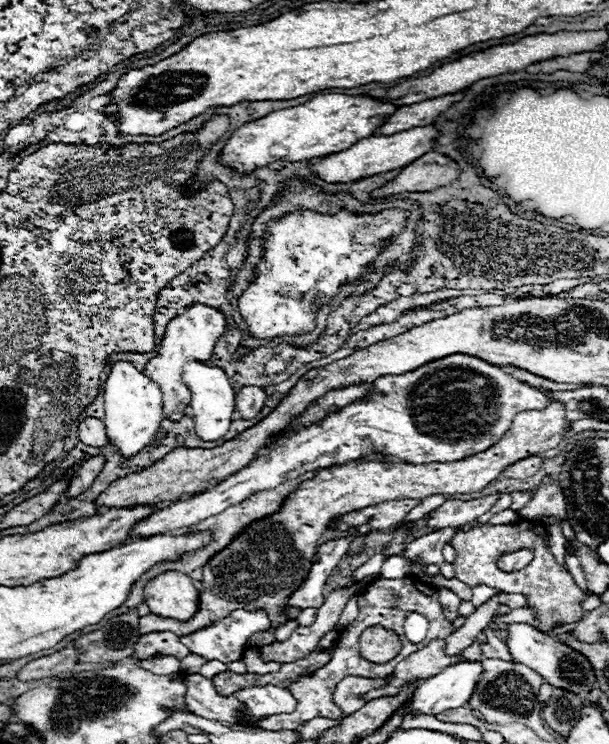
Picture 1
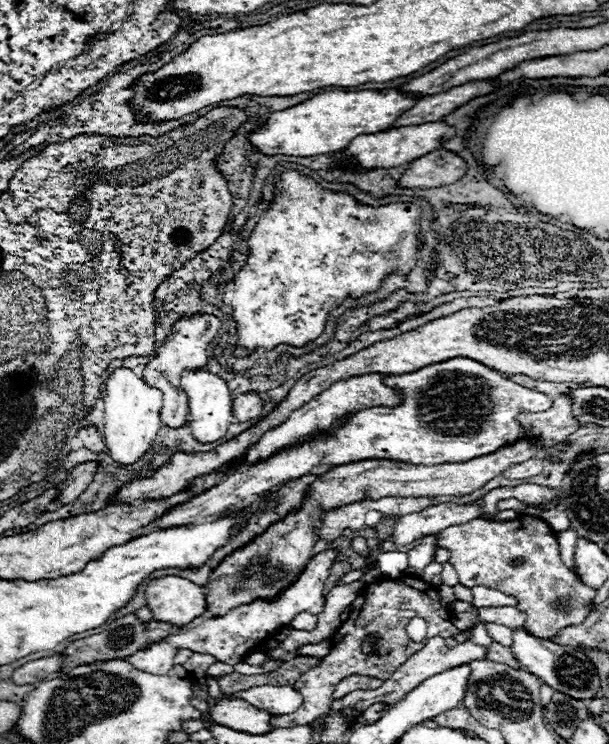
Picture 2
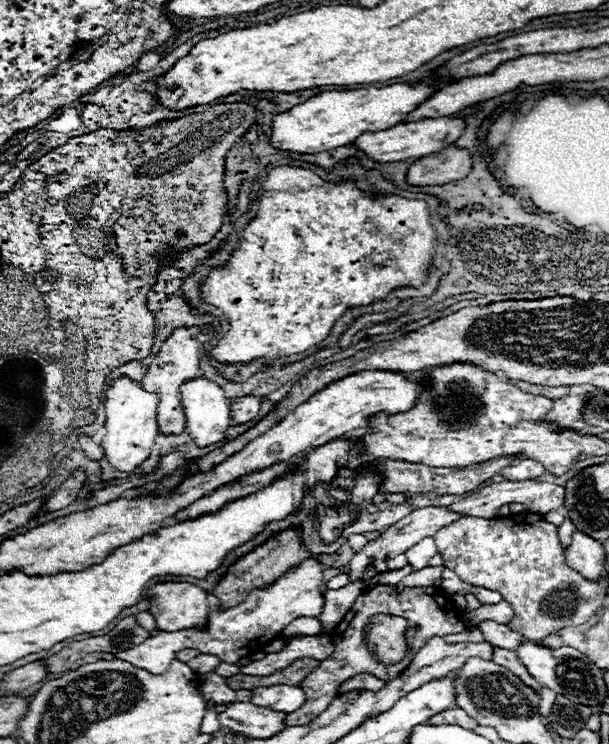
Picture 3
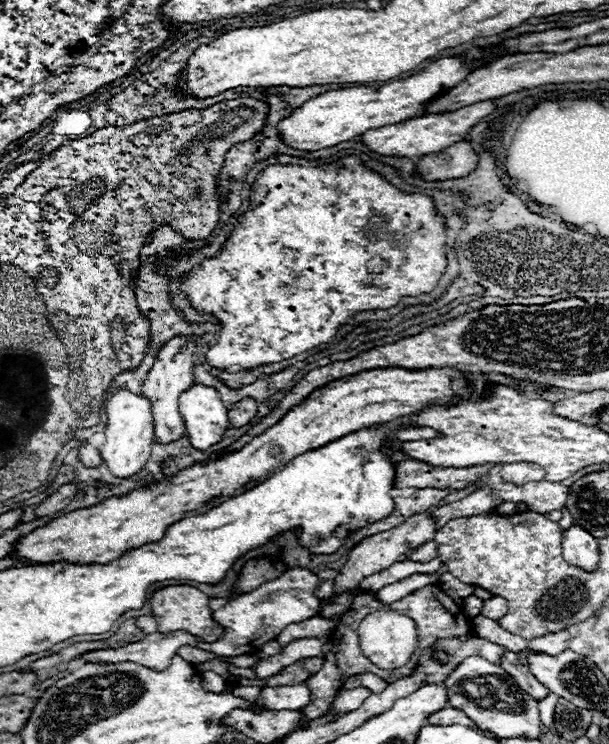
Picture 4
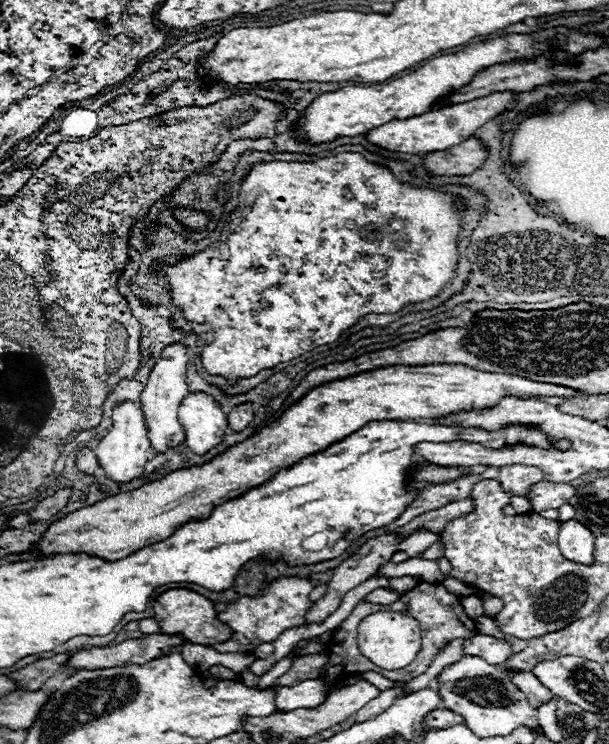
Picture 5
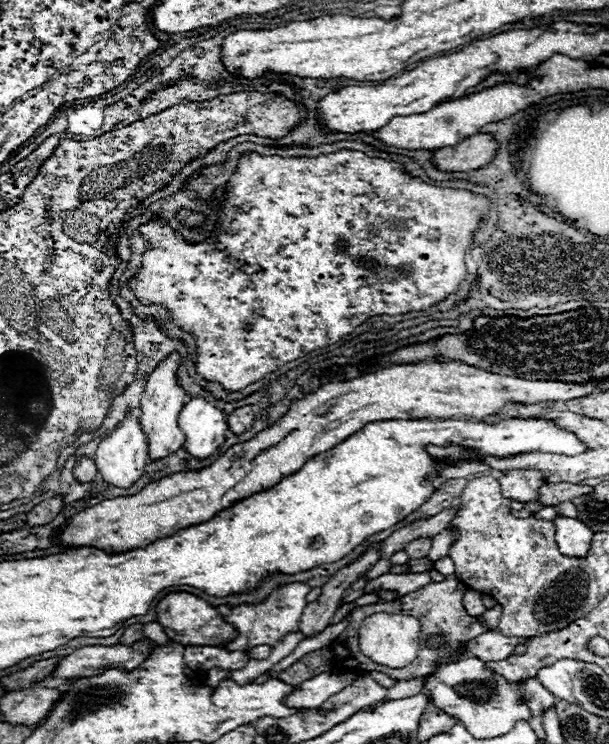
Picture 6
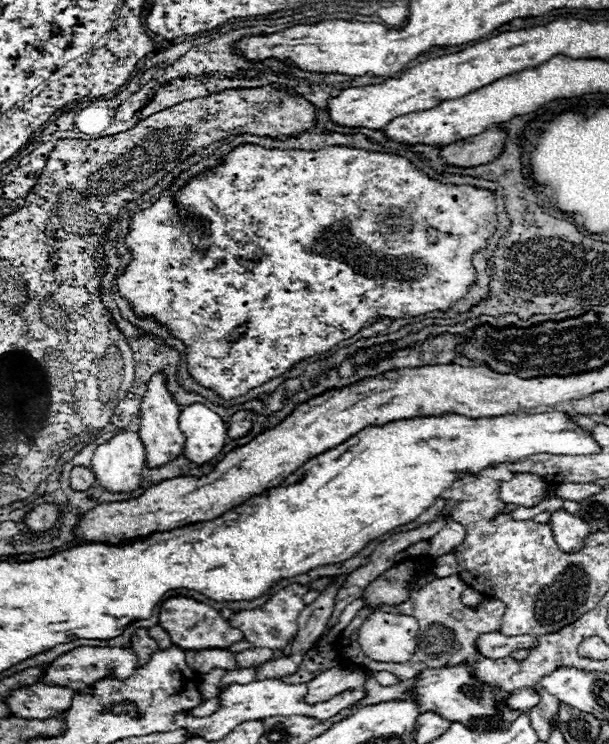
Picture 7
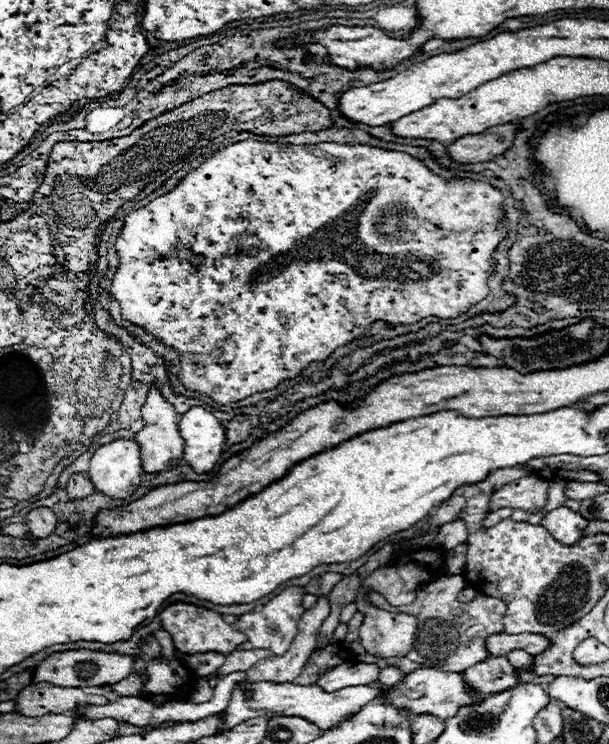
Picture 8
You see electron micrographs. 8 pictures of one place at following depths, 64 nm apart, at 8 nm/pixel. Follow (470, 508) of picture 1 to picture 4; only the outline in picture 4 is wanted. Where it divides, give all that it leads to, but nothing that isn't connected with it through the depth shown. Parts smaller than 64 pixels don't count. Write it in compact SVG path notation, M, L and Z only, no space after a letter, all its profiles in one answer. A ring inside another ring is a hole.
M422 512L422 514L416 514L412 516L408 522L404 522L402 526L396 526L392 530L386 530L386 532L380 532L380 534L374 534L366 540L362 540L350 554L348 554L348 560L346 564L338 570L338 576L334 578L334 592L332 596L338 596L338 594L344 594L346 590L352 590L356 588L366 576L370 574L376 574L384 568L388 568L390 564L396 562L396 558L400 554L410 554L414 552L418 546L426 544L428 540L432 540L432 536L436 534L434 530L434 522L430 520L428 512Z

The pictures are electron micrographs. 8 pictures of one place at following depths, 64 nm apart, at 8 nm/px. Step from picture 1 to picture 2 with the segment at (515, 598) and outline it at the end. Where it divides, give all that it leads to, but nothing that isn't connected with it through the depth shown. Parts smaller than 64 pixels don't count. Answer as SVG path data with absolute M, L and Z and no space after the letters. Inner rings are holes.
M474 586L472 588L474 594L474 606L516 606L516 598L502 594L500 590L492 590L486 586Z

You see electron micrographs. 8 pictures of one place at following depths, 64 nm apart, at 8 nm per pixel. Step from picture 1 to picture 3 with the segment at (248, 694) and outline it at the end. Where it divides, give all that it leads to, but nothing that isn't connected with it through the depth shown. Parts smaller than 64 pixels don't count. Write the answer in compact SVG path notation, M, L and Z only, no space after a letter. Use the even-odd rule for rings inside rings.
M268 686L254 688L252 704L260 704L262 708L276 708L276 712L294 712L306 702L304 690L300 686Z

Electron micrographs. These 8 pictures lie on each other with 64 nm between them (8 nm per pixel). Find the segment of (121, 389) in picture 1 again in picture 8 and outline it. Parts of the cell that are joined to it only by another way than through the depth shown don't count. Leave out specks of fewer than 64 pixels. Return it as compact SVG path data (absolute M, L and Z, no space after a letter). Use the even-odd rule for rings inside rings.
M114 440L110 444L100 446L92 460L90 460L90 470L88 476L94 484L96 492L104 492L110 498L128 498L136 492L140 486L140 474L142 474L142 464L140 464L140 452L138 444L134 440Z

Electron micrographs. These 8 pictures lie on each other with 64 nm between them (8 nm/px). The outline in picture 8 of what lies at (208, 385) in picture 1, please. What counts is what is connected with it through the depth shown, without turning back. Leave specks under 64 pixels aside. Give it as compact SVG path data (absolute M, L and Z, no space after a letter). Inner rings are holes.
M194 406L180 418L178 432L184 438L184 462L198 474L210 472L224 450L224 426L208 410Z

